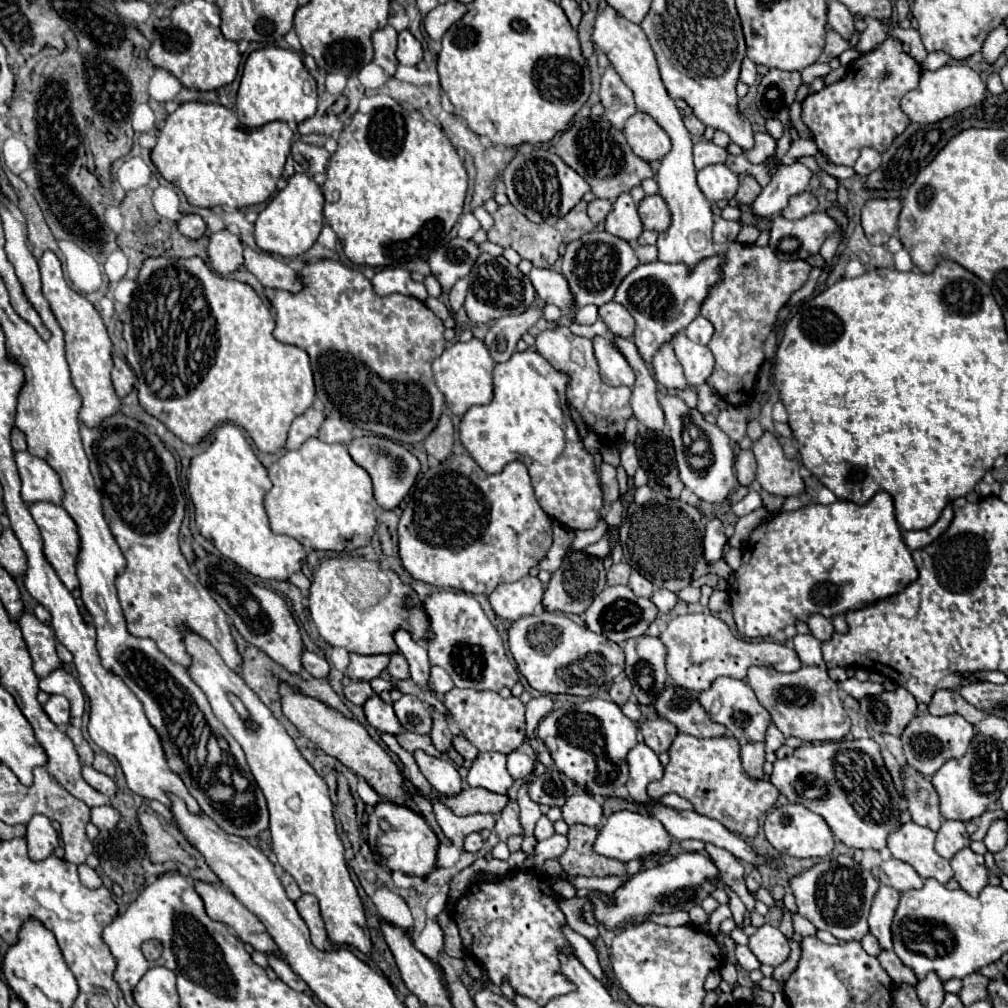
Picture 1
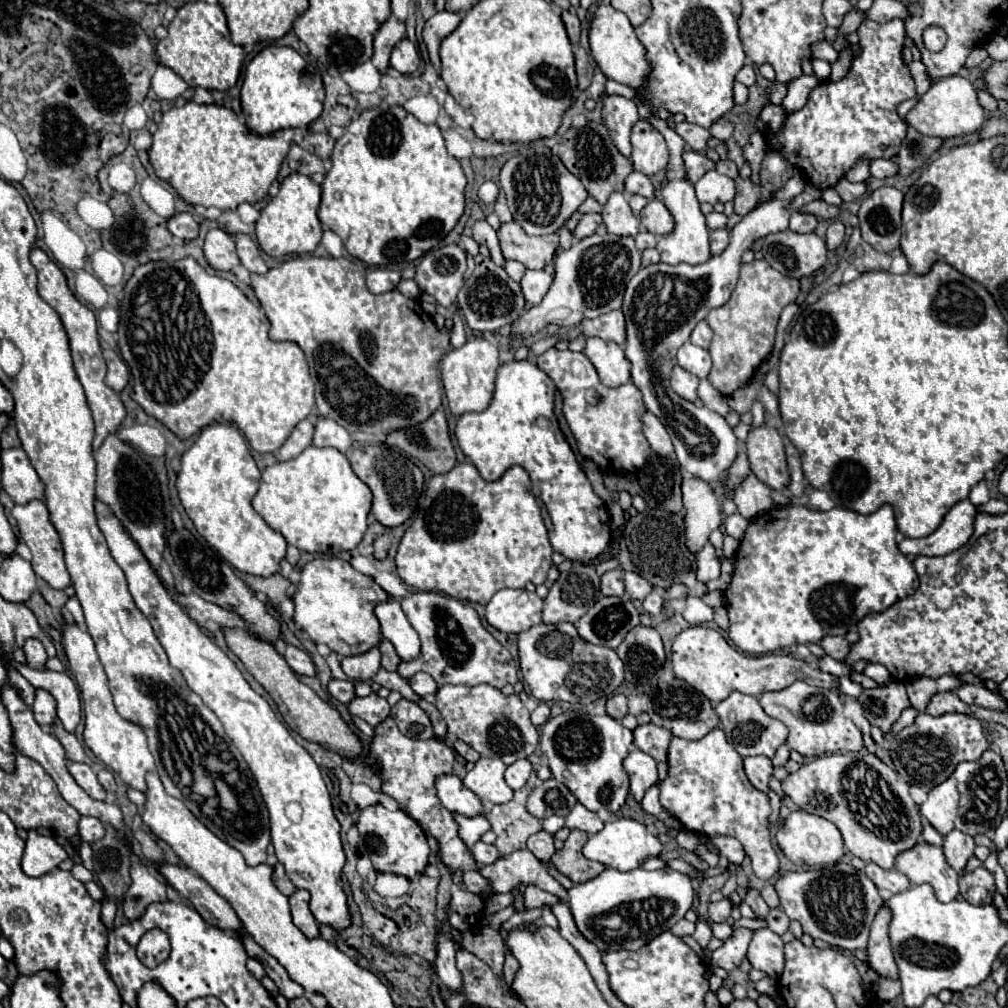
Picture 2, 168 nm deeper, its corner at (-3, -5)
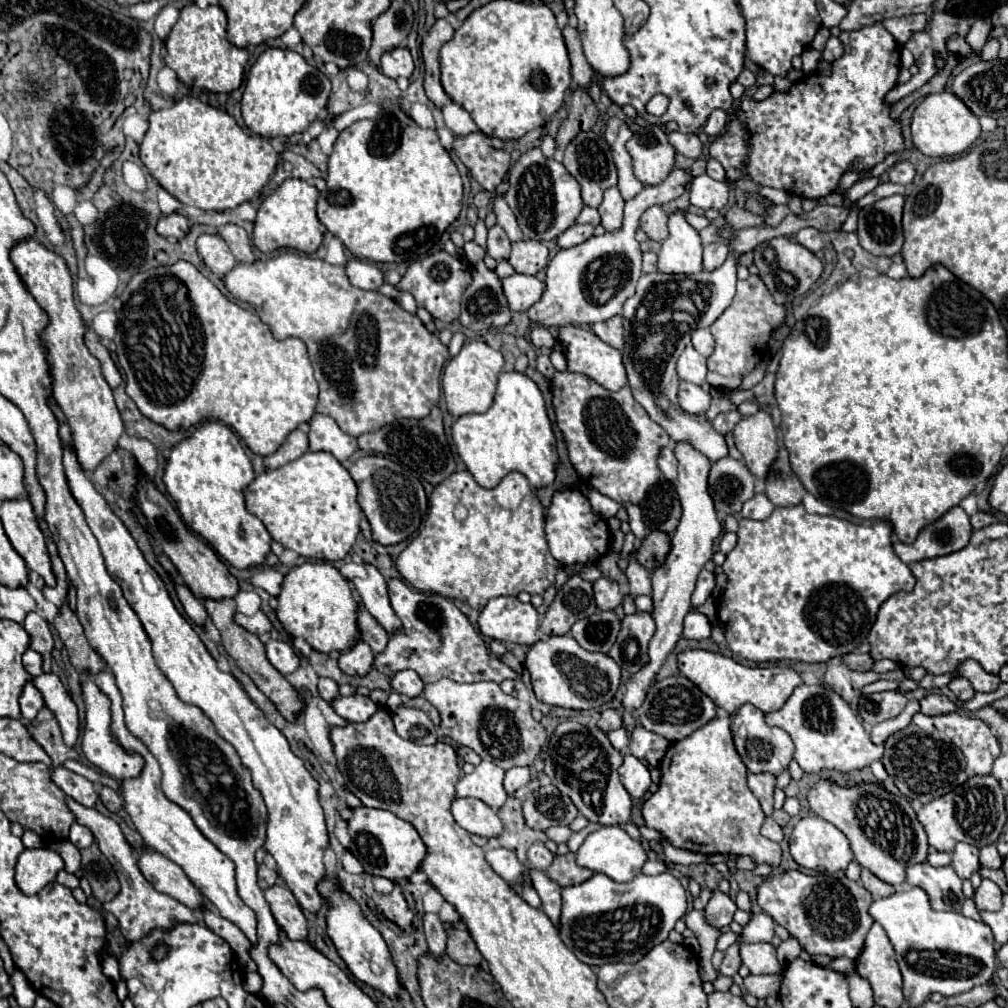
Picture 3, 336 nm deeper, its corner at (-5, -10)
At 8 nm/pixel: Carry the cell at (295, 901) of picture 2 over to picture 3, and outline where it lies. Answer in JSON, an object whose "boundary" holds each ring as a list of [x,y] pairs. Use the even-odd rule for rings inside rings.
{"boundary":[[[275,884],[265,890],[265,900],[271,906],[277,926],[287,934],[289,940],[307,938],[307,920],[293,892],[285,884]]]}

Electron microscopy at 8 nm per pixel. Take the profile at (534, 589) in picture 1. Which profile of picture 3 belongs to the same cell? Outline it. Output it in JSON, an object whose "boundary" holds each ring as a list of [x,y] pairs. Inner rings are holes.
{"boundary":[[[493,598],[487,602],[487,606],[481,610],[477,626],[483,636],[501,640],[501,642],[513,642],[513,644],[525,644],[531,646],[537,640],[543,638],[539,632],[539,616],[537,610],[531,604],[523,604],[517,598]]]}

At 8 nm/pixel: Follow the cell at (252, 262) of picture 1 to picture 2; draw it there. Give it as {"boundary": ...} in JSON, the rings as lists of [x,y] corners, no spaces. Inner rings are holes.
{"boundary":[[[235,235],[235,243],[237,243],[237,255],[241,259],[241,263],[251,271],[251,273],[257,273],[257,275],[265,275],[269,271],[267,263],[263,261],[261,257],[261,251],[259,247],[247,237],[247,235]]]}

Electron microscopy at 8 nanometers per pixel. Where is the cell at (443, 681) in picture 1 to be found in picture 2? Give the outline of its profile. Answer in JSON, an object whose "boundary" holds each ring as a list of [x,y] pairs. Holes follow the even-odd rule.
{"boundary":[[[415,673],[411,679],[409,679],[409,685],[413,687],[413,691],[421,697],[425,695],[435,695],[435,691],[439,689],[439,685],[435,683],[435,679],[431,679],[431,675],[427,673]]]}

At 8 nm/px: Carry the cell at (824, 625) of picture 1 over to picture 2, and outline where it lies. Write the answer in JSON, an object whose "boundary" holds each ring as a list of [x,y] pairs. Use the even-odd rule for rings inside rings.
{"boundary":[[[825,635],[819,643],[825,653],[837,661],[843,661],[845,655],[849,653],[849,641],[845,637],[837,637],[837,635]]]}

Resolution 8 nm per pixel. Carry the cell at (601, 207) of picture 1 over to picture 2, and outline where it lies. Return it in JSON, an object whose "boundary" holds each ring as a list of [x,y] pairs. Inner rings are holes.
{"boundary":[[[587,213],[587,215],[583,215],[583,219],[579,221],[579,225],[577,225],[573,237],[575,237],[575,239],[589,237],[589,235],[595,233],[595,229],[597,229],[601,223],[603,223],[603,219],[601,219],[599,213]]]}

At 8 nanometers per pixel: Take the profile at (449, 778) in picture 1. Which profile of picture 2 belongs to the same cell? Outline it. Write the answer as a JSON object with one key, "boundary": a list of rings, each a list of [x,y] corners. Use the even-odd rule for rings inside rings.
{"boundary":[[[439,775],[439,779],[435,779],[435,789],[437,789],[439,801],[451,813],[459,813],[467,817],[481,813],[479,797],[467,787],[463,787],[457,775]]]}

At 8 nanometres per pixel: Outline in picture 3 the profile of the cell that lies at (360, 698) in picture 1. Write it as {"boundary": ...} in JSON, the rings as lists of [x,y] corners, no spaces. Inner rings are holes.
{"boundary":[[[319,678],[317,680],[317,692],[319,692],[319,696],[323,700],[331,702],[337,696],[337,684],[333,680],[329,680],[329,678]]]}

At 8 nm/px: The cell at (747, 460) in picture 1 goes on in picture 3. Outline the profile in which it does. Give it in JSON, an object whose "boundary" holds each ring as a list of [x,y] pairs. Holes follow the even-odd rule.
{"boundary":[[[755,494],[751,500],[747,500],[743,504],[741,510],[741,518],[751,518],[751,520],[765,520],[771,516],[773,512],[773,504],[769,502],[769,498],[765,494]]]}

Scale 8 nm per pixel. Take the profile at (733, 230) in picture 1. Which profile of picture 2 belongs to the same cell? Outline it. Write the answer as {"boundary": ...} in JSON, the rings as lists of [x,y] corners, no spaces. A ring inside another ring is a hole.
{"boundary":[[[715,229],[709,235],[711,241],[711,255],[719,255],[729,245],[729,231],[727,229]]]}

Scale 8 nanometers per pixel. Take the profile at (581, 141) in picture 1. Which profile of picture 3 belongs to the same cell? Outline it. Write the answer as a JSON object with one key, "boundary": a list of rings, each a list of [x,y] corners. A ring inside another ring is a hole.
{"boundary":[[[579,132],[565,148],[563,164],[565,164],[565,168],[569,168],[569,174],[581,184],[583,204],[587,204],[591,208],[597,208],[603,200],[603,192],[617,184],[617,170],[613,164],[611,150],[609,150],[605,138],[595,132]]]}

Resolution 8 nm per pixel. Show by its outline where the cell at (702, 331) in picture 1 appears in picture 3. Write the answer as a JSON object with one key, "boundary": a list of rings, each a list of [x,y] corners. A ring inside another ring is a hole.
{"boundary":[[[697,328],[697,330],[693,332],[693,346],[695,346],[695,350],[701,352],[703,356],[711,356],[713,346],[715,346],[715,340],[713,340],[713,336],[711,336],[709,330]]]}

